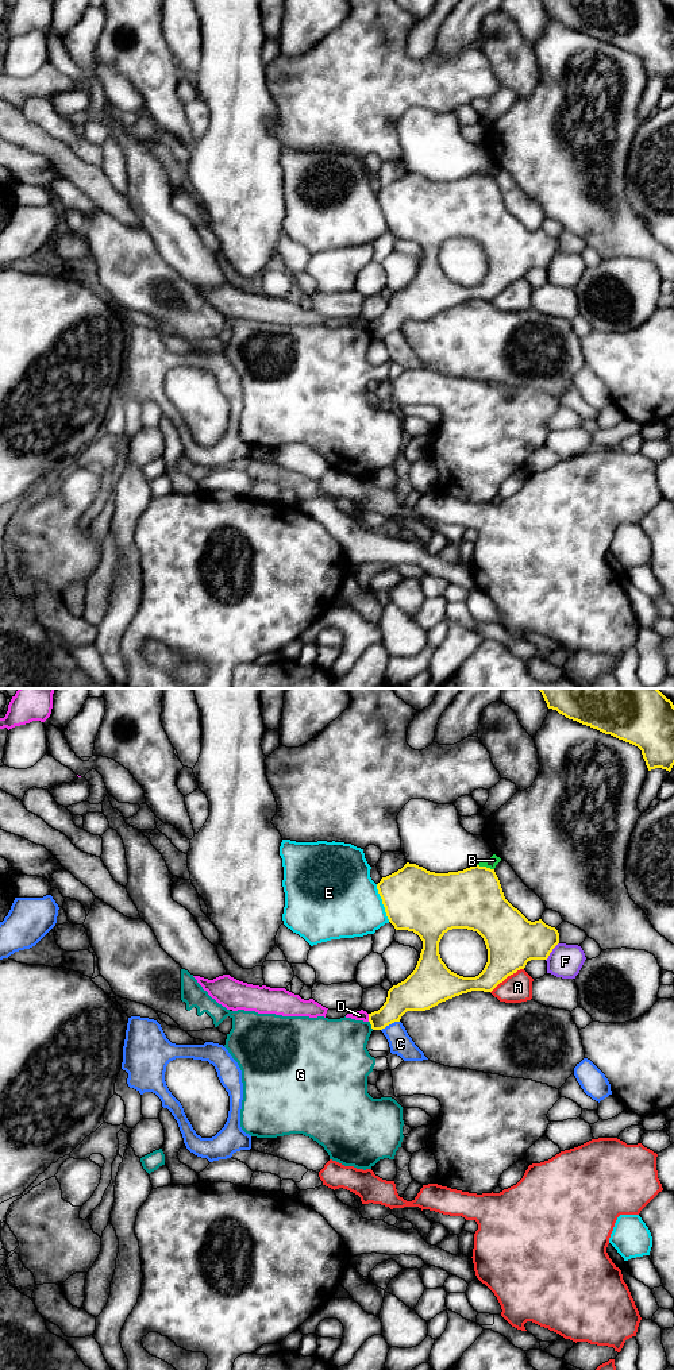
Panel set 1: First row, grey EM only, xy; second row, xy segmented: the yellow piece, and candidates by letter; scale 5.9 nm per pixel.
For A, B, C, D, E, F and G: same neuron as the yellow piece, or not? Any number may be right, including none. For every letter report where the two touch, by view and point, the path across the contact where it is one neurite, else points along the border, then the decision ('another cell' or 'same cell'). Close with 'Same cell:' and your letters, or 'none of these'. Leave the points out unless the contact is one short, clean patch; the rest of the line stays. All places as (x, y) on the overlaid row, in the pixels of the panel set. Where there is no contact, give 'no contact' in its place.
A: meets yellow in xy at (507, 976); another cell
B: meets yellow in xy at (485, 867); another cell
C: meets yellow in xy at (389, 1023); border along xy (399, 1021), (386, 1025), (381, 1030); another cell
D: meets yellow in xy at (369, 1018); another cell
E: meets yellow in xy at (382, 903); another cell
F: meets yellow in xy at (551, 950); another cell
G: meets yellow in xy at (370, 1023); border along xy (369, 1021), (373, 1029); another cell
Same cell: none of these

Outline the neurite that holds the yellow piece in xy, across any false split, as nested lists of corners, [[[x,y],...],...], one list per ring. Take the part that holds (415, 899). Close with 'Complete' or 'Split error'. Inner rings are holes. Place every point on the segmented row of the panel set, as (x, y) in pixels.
[[[407,862],[377,884],[386,916],[396,930],[413,931],[423,941],[415,970],[388,991],[384,1006],[369,1014],[373,1030],[400,1022],[407,1011],[425,1011],[442,1002],[471,991],[492,992],[508,976],[524,969],[531,960],[547,960],[559,943],[559,933],[542,919],[531,922],[504,896],[494,869],[474,865],[458,872],[435,873]],[[452,929],[477,931],[485,941],[488,962],[475,977],[451,972],[442,961],[439,942]]]. Complete

